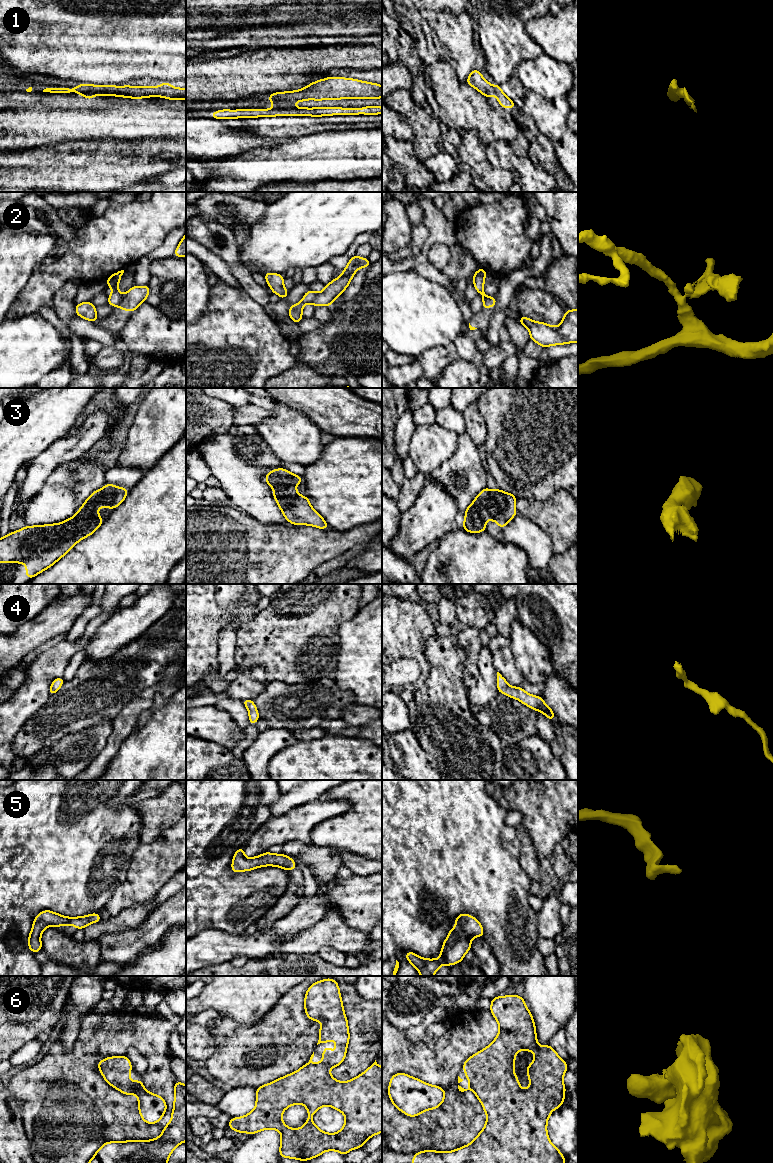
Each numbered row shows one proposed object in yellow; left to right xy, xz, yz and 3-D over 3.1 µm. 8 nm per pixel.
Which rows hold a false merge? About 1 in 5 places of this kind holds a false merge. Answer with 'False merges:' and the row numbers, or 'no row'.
False merges: 2

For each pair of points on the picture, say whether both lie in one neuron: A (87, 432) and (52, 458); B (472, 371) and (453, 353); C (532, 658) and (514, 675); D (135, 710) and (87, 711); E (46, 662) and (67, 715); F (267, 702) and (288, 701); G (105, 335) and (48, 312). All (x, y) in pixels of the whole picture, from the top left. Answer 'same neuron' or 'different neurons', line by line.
A: same neuron
B: different neurons
C: different neurons
D: different neurons
E: different neurons
F: same neuron
G: different neurons

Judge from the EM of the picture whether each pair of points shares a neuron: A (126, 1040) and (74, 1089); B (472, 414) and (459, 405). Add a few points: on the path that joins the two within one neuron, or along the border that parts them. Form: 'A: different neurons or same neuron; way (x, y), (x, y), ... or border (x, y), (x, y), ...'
A: same neuron; way (110, 1043), (106, 1043), (76, 1073)
B: different neurons; border (476, 402), (472, 402), (462, 412)

